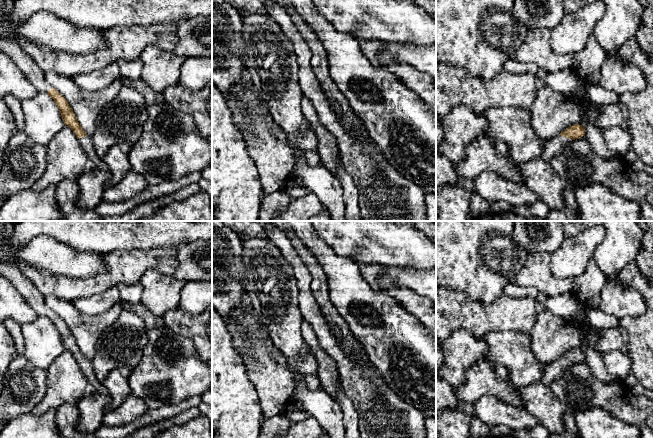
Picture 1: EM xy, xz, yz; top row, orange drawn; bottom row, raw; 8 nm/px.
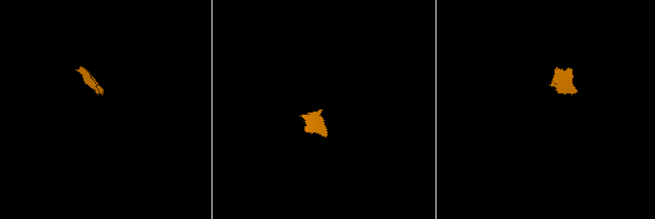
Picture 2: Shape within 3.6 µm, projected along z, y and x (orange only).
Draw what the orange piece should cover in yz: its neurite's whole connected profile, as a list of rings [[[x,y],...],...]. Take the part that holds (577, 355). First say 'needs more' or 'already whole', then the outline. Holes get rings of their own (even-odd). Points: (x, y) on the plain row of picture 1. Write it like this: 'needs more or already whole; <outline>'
needs more; [[[576,348],[568,351],[559,359],[544,364],[544,374],[541,382],[546,386],[551,386],[556,380],[563,376],[564,371],[575,363],[585,361],[585,353],[582,349]]]

